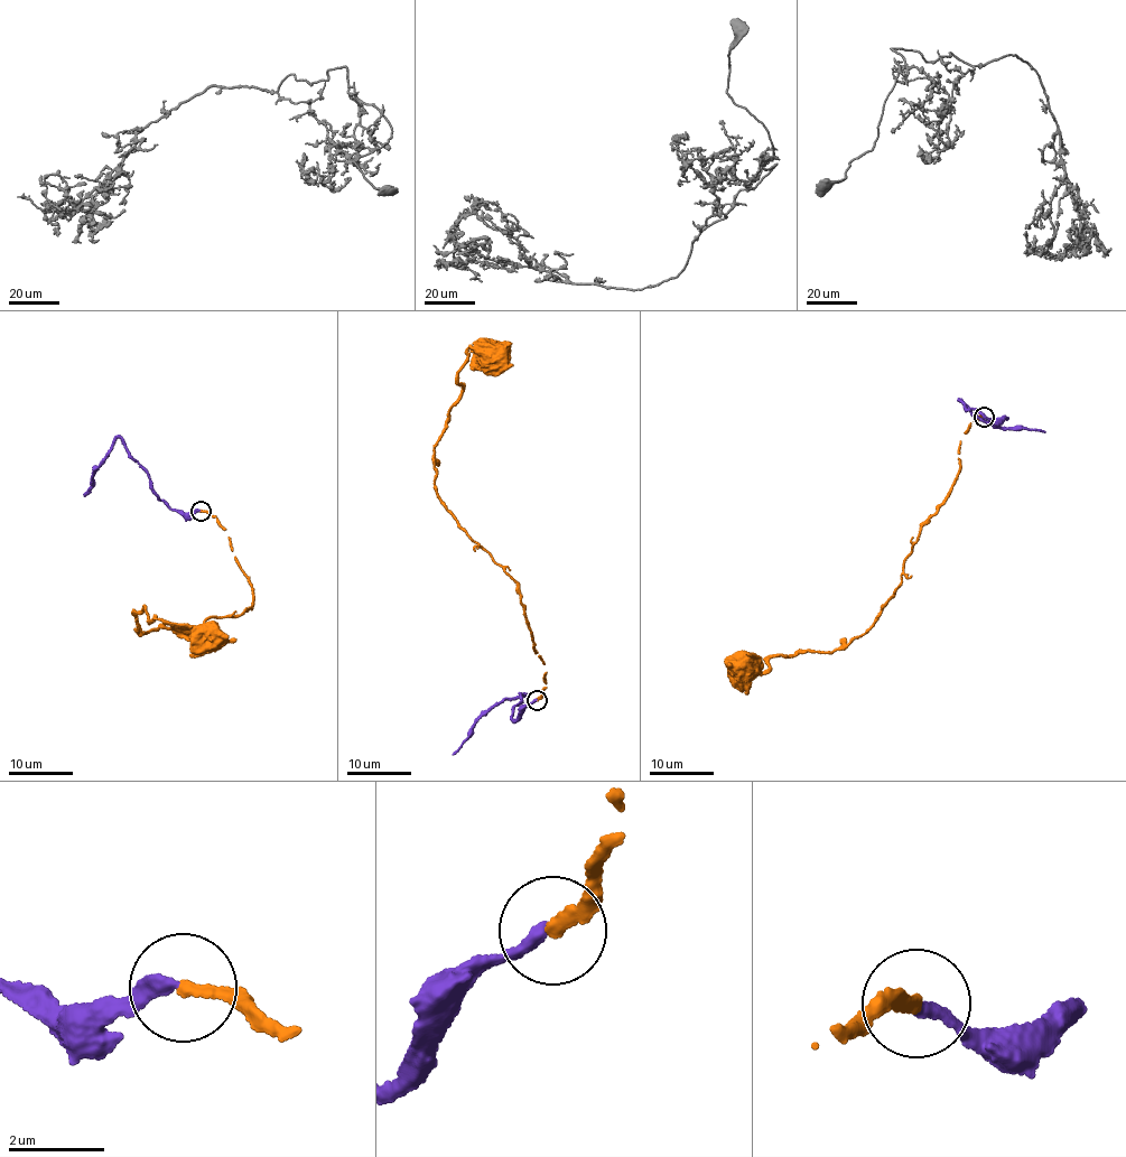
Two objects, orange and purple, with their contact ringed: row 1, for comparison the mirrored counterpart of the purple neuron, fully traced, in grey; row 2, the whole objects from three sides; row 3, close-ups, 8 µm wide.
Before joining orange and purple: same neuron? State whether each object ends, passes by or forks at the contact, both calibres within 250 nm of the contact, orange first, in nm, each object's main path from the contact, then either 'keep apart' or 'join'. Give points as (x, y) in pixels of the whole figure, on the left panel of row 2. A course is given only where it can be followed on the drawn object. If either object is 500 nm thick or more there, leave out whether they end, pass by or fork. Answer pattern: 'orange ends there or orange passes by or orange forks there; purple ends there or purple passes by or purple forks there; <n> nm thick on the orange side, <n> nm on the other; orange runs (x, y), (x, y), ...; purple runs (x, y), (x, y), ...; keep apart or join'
orange ends there; purple ends there; 240 nm thick on the orange side, 280 nm on the other; orange runs (199, 510), (225, 530), (253, 605), (195, 630), (140, 633), (133, 615), (143, 607), (149, 621), (208, 637); purple runs (199, 510), (182, 514), (155, 494), (143, 468), (119, 438), (113, 439), (84, 497); join

